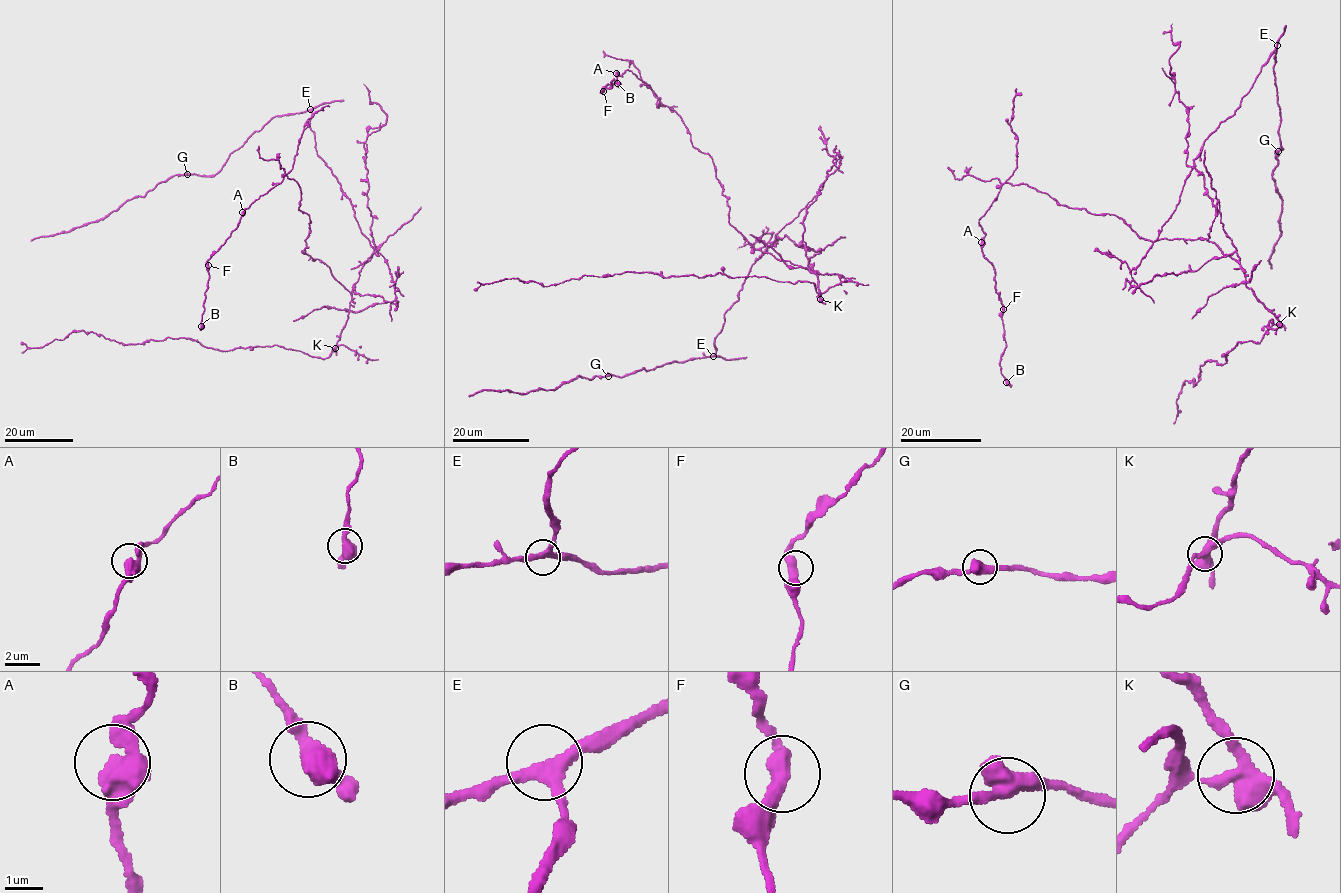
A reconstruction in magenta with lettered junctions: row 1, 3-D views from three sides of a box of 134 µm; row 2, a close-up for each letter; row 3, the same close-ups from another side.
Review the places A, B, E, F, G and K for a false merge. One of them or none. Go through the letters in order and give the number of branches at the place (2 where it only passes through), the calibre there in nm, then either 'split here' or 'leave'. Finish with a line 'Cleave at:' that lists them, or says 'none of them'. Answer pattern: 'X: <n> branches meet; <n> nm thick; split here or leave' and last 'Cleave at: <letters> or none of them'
A: 3 branches meet; 400 nm thick; leave
B: 2 branches meet; 460 nm thick; leave
E: 3 branches meet; 280 nm thick; leave
F: 2 branches meet; 400 nm thick; leave
G: 2 branches meet; 500 nm thick; leave
K: 3 branches meet; 400 nm thick; split here
Cleave at: K

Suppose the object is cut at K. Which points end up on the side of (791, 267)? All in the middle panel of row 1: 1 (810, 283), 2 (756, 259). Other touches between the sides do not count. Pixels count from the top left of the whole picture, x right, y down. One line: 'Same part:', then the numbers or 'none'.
Same part: none

